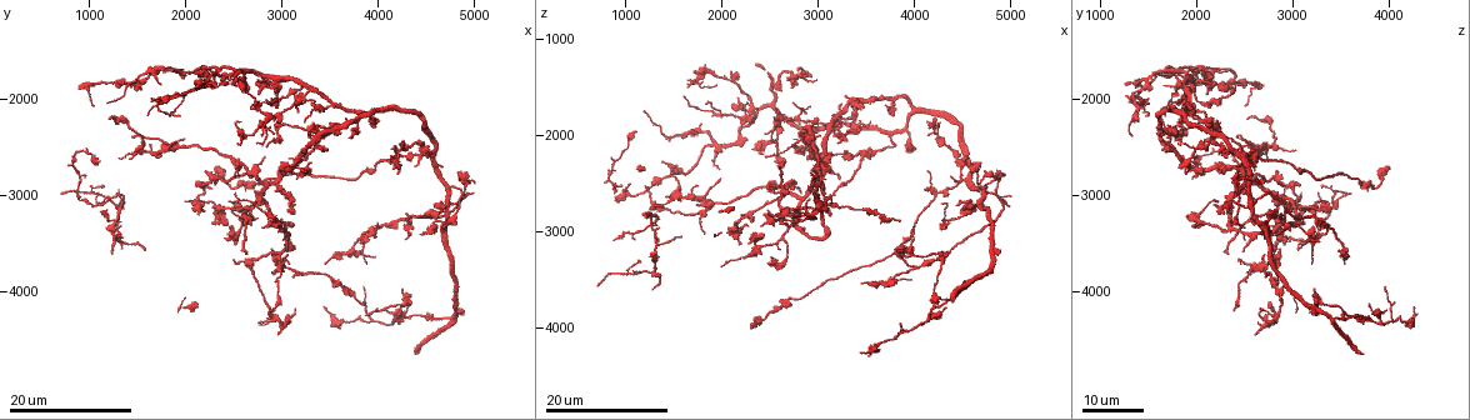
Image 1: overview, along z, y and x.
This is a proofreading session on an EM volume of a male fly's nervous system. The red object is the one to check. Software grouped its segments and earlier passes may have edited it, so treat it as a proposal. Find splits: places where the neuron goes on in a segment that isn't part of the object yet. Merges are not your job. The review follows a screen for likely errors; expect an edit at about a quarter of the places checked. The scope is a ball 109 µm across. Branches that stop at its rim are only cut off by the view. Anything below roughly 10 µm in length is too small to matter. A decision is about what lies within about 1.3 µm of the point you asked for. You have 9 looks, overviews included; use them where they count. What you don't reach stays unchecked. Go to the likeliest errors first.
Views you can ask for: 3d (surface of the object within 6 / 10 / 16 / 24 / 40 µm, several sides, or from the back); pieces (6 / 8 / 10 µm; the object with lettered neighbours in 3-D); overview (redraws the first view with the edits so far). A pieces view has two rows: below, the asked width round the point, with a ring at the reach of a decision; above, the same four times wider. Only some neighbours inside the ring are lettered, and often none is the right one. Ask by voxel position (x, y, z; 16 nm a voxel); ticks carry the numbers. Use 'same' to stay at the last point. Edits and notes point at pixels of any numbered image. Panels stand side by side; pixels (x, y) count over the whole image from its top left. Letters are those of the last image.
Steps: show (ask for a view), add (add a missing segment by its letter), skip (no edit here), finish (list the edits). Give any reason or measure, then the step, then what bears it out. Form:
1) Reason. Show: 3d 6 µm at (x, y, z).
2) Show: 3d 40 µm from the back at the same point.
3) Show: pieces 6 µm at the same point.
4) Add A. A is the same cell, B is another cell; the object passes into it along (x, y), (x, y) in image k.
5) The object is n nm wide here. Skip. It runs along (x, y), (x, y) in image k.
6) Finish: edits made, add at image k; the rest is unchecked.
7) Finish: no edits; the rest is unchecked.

Free end. Show: 3d 16 µm at (2360, 1860, 1280).

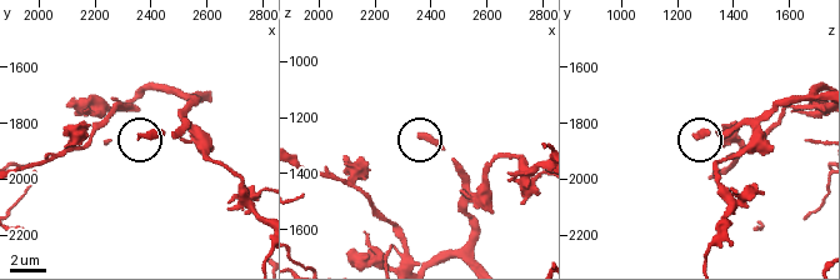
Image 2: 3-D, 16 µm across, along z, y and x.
What lies round it. Show: pieces 6 µm at (2360, 1850, 1270).

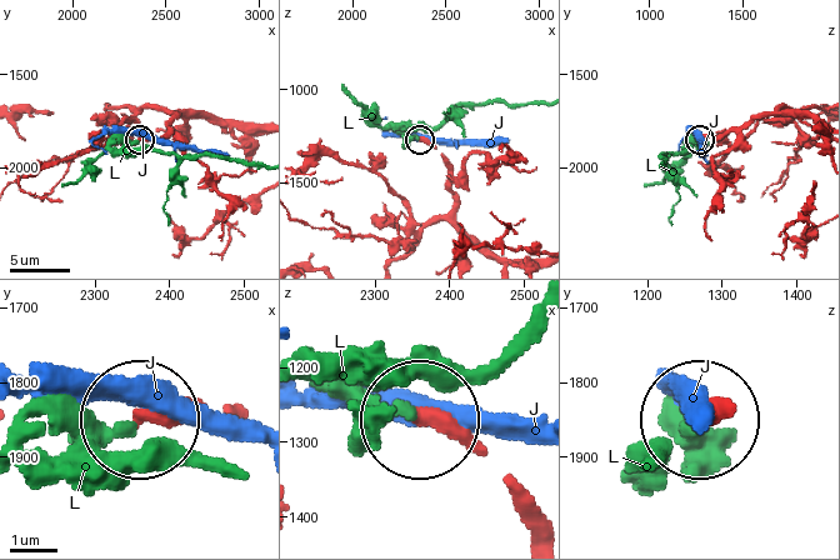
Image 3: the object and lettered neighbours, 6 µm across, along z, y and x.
The object is 330 nm wide here. Add L. L is the same cell, J is another cell; it goes on there.

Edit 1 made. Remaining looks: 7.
An open end. Show: 3d 16 µm at (2640, 3600, 2340).

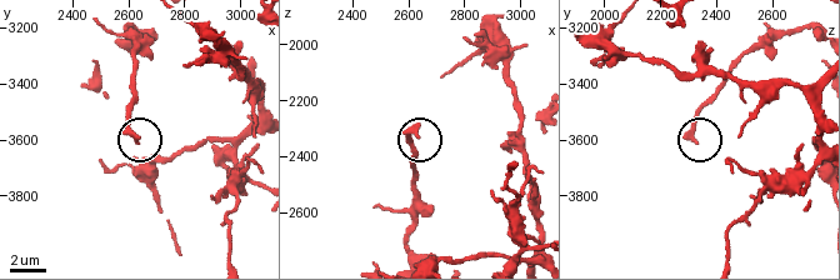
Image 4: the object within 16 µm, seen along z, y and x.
What lies round it. Show: pieces 6 µm at (2630, 3610, 2330).

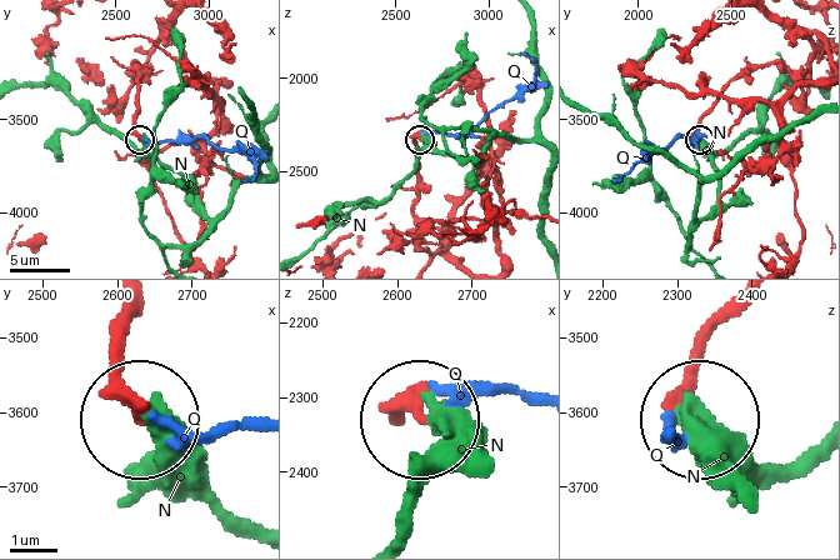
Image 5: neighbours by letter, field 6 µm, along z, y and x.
Add Q. Q is the same cell, N is another cell; the object passes into it along (126, 300), (138, 395), (198, 431), (258, 431) in image 5; the neuron continues.

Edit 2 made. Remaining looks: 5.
Tapers out. Show: 3d 24 µm at (1260, 2980, 3580).

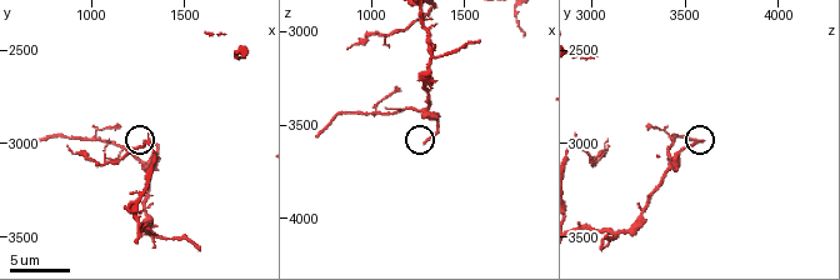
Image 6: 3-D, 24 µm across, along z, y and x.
What lies round it. Show: pieces 6 µm at (1300, 2980, 3600).

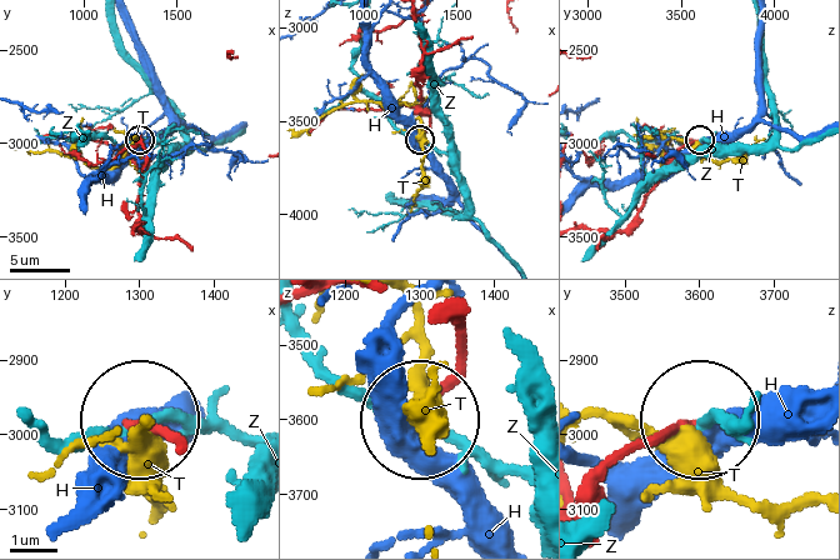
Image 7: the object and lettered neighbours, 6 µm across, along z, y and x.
Skip. H, T and Z are other cells; none of them fits.

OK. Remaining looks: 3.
Tapers out. Show: 3d 24 µm at (1980, 3060, 3360).

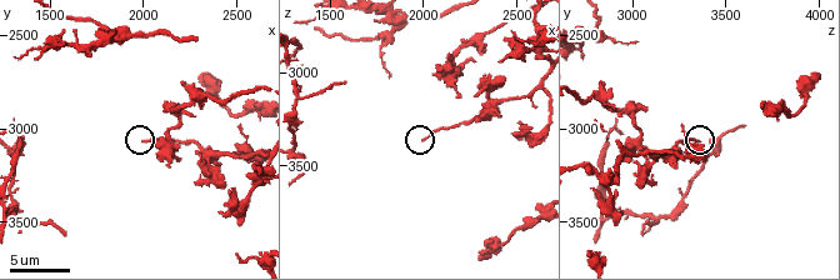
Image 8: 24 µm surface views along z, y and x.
What lies round it. Show: pieces 8 µm at (2020, 3080, 3340).

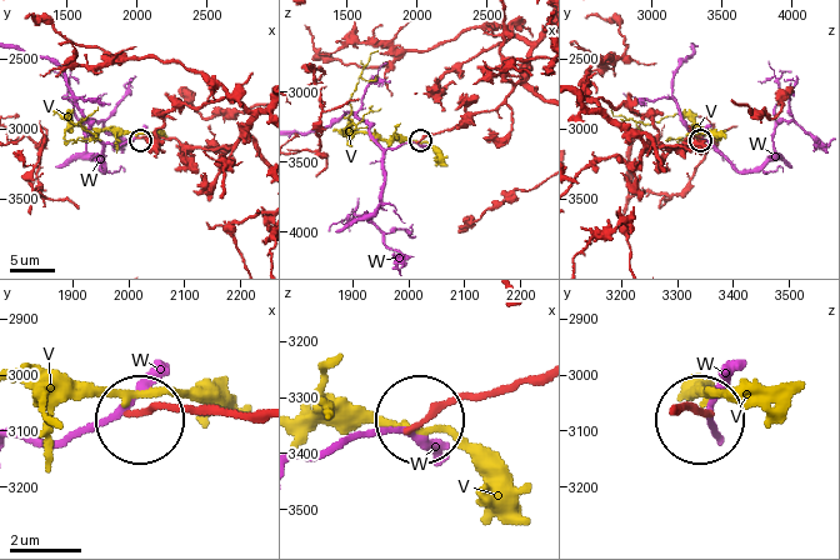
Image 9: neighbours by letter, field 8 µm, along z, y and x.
Skip. V and W are other cells; it runs along (256, 411), (143, 411) in image 9; no lettered segment goes on from it.

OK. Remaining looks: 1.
Finish: edits made, add at image 3, add at image 5; the rest is unchecked.

